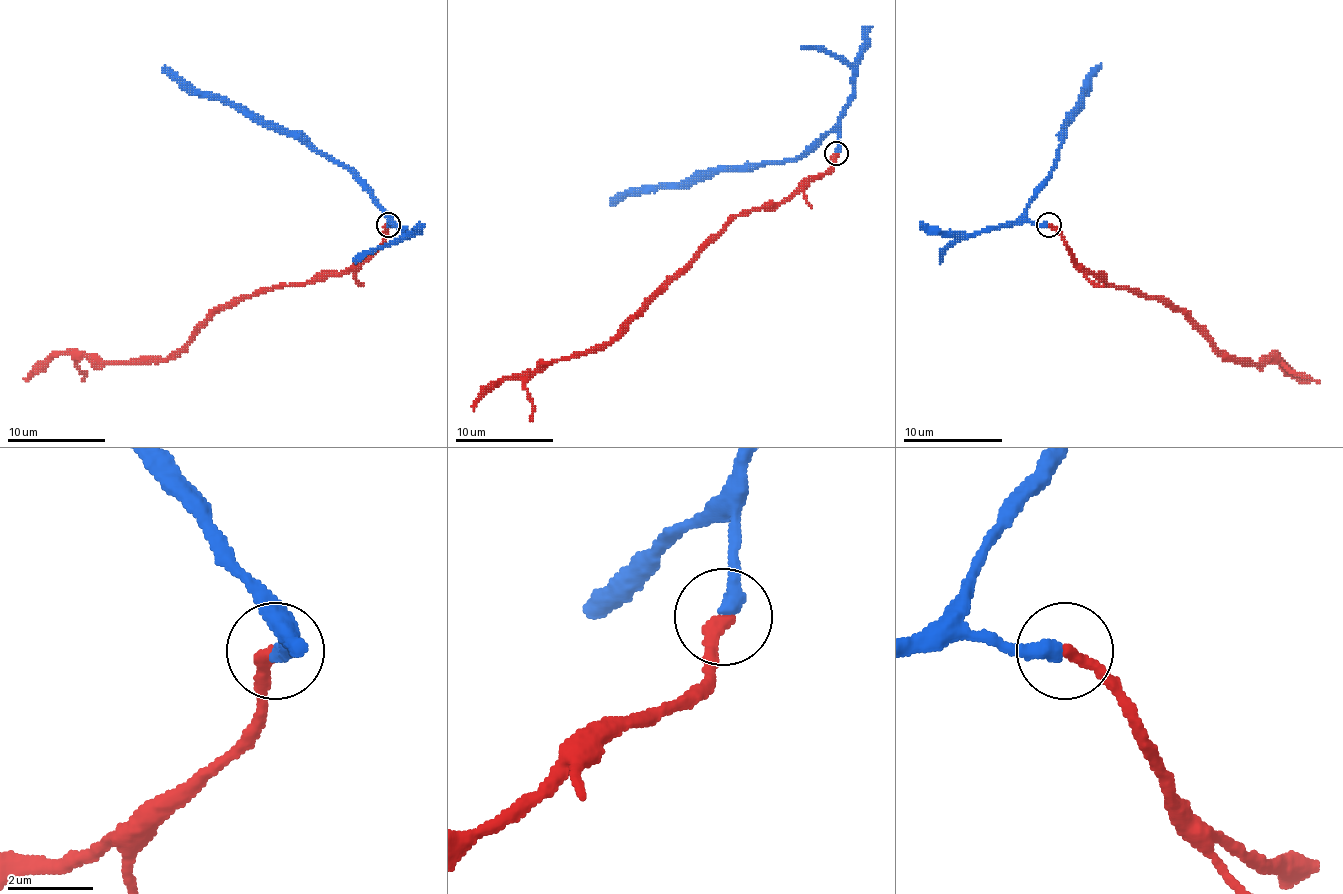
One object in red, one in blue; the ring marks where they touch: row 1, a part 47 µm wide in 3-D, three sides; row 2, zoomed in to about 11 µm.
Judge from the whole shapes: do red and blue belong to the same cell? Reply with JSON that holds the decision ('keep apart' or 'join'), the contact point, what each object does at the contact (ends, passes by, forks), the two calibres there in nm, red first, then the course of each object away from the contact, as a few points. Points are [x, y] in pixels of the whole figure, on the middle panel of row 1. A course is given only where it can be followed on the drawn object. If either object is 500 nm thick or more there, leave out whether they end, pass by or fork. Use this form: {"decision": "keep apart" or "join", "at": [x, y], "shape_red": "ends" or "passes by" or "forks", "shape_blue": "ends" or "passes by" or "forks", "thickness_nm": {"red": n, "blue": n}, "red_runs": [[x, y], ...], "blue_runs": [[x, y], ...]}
{"decision": "join", "at": [836, 153], "shape_red": "ends", "shape_blue": "ends", "thickness_nm": {"red": 320, "blue": 400}, "red_runs": [[835, 154], [831, 168], [779, 203], [735, 215], [613, 337], [503, 376], [473, 411]], "blue_runs": [[835, 151], [838, 134], [826, 134], [794, 159], [711, 168], [667, 186], [625, 190], [610, 205]]}

